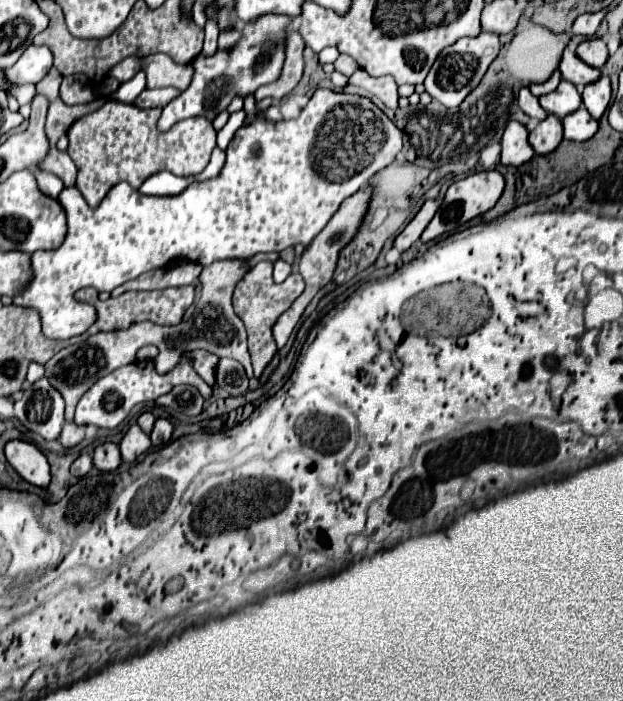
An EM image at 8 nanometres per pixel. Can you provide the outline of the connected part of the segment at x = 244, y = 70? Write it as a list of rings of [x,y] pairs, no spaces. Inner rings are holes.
[[[281,14],[261,16],[255,22],[245,24],[243,38],[233,50],[229,52],[217,50],[217,54],[209,58],[199,54],[193,60],[195,76],[191,86],[179,98],[175,98],[163,108],[161,118],[157,120],[157,130],[169,130],[175,124],[175,120],[185,120],[191,116],[205,114],[209,120],[213,120],[221,110],[229,106],[235,94],[245,98],[247,94],[253,94],[261,84],[269,84],[277,80],[285,60],[283,48],[285,48],[285,32],[289,30],[289,20],[291,20],[289,16],[281,16]]]

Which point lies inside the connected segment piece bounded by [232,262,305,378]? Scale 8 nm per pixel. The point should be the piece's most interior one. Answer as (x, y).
(266, 301)

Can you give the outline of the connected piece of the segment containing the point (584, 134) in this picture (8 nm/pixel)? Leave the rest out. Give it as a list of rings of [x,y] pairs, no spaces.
[[[583,106],[581,110],[567,114],[567,118],[563,118],[563,126],[565,126],[565,138],[577,142],[589,140],[597,132],[597,120],[593,120]]]

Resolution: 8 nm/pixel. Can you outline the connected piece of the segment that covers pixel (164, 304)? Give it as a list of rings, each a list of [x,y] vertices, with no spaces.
[[[179,286],[179,288],[165,288],[165,290],[139,290],[139,292],[123,292],[117,298],[109,298],[101,302],[97,298],[97,290],[85,288],[79,290],[79,300],[87,302],[95,308],[97,320],[91,326],[91,332],[99,330],[113,330],[113,328],[127,328],[131,322],[141,322],[141,320],[151,320],[161,326],[173,326],[181,322],[183,312],[187,306],[191,306],[195,300],[195,288],[193,286]]]

